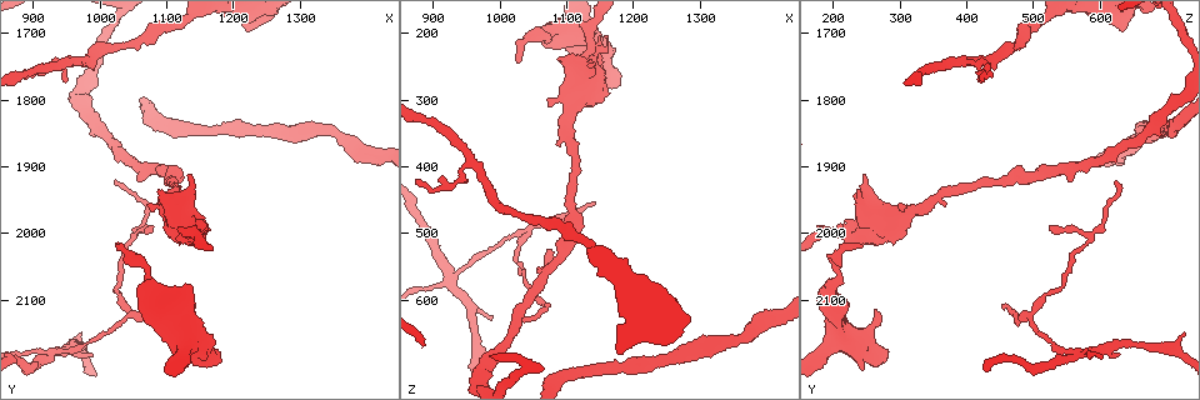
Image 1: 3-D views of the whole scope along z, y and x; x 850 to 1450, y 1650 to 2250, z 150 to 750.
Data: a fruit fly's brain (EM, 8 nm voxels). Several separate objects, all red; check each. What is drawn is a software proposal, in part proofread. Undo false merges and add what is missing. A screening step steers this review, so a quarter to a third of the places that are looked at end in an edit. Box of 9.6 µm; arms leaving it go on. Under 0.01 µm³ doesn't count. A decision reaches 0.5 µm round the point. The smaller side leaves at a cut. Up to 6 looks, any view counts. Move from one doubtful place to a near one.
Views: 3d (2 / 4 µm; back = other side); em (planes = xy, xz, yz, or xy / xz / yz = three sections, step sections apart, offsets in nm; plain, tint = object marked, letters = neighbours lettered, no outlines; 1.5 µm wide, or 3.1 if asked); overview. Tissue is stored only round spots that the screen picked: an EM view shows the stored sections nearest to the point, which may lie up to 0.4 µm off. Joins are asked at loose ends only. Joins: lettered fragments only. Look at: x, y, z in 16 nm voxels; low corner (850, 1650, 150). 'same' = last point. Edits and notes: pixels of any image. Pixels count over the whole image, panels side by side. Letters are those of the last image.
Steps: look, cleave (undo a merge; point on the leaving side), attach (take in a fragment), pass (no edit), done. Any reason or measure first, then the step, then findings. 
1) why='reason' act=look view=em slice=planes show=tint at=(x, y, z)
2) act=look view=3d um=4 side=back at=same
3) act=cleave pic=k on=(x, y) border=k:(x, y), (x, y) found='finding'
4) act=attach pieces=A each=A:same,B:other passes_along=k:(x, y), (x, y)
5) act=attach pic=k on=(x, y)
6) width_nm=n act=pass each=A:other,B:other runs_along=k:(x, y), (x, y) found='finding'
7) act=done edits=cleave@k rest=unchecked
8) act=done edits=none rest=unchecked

why='sudden change in width' act=look view=3d um=4 side=back at=(1125, 1965, 265)

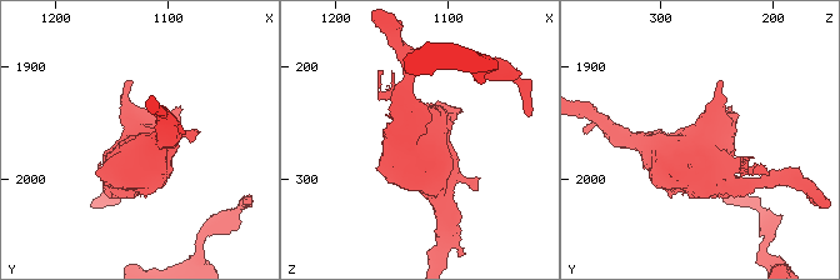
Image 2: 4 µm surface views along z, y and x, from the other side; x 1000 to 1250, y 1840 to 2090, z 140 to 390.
act=look view=em slice=planes show=letters at=(1126, 1964, 260)

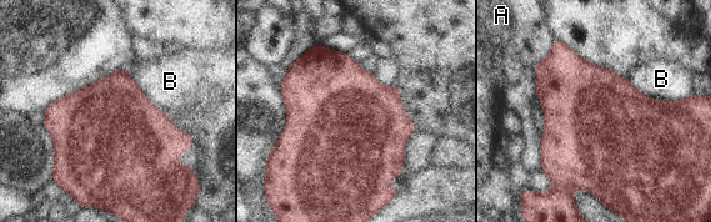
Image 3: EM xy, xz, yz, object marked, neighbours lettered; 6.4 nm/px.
act=pass each=A:other,B:other border=3:(627, 77), (652, 99), (682, 100) found='continuous, no second neuron'

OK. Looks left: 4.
why='looks like a crossing' act=look view=3d um=4 at=(930, 2180, 570)

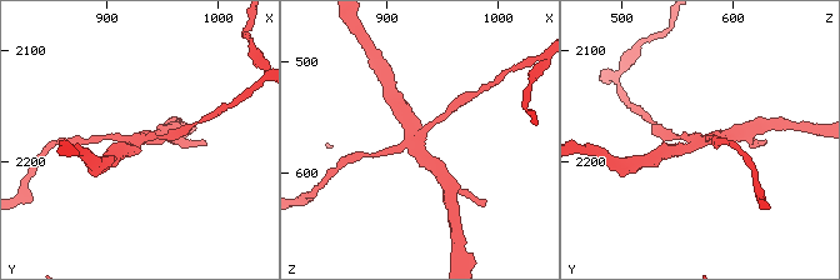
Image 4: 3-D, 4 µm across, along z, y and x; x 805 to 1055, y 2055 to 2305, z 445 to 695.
arms=4 act=look view=em slice=planes show=letters at=(928, 2180, 568)

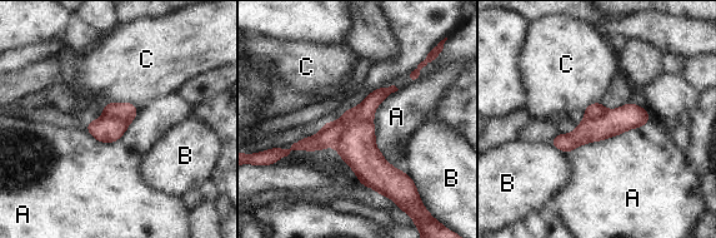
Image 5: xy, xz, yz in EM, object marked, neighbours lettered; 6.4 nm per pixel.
act=cleave pic=5 on=(365, 110) each=A:other,B:other,C:other border=5:(356, 107), (356, 117), (371, 123) found='two neurons meet here'

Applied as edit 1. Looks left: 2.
act=look view=overview

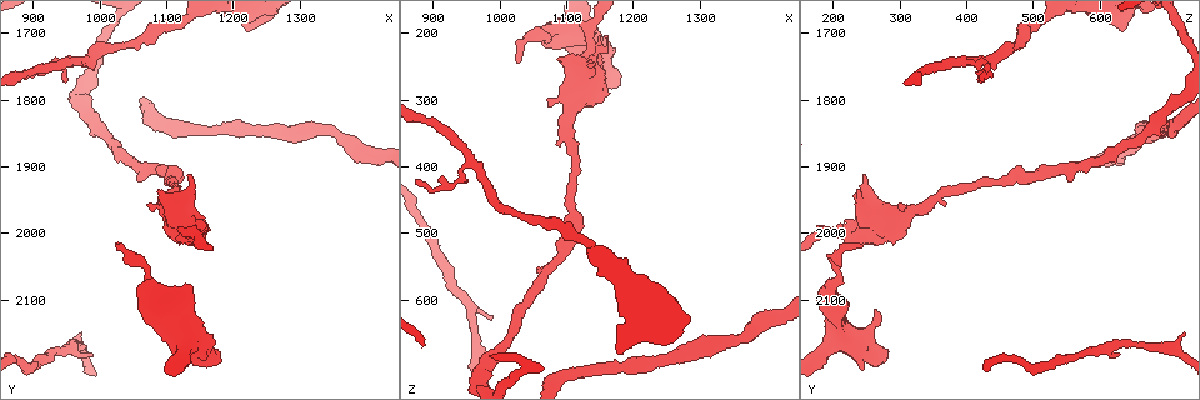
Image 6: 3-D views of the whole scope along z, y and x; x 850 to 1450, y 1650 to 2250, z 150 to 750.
why='an open end' act=look view=em slice=planes show=letters at=(950, 1775, 425)

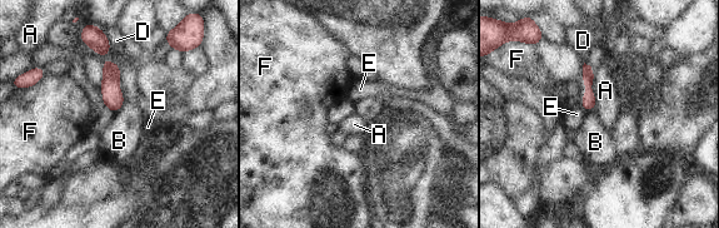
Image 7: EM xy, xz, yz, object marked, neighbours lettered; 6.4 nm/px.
act=pass each=A:other,B:other,D:other,E:other,F:other runs_along=7:(585, 68), (588, 73), (588, 107) found='no lettered fragment goes on from it'

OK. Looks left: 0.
act=done edits=cleave@5 rest=unchecked

